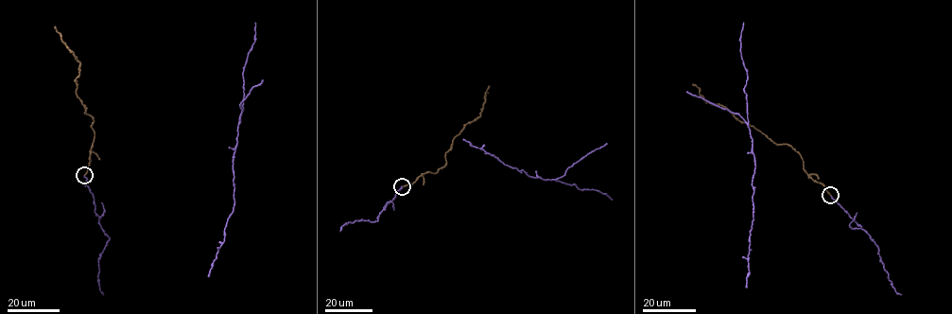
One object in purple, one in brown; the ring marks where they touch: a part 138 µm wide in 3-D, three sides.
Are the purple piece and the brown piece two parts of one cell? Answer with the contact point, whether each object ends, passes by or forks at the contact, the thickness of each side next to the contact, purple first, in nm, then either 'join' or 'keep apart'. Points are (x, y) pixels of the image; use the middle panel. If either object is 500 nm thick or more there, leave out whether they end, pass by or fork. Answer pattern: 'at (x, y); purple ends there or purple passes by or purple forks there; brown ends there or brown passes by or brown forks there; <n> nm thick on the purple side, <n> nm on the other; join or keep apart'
at (402, 186); purple ends there; brown ends there; 160 nm thick on the purple side, 150 nm on the other; join

